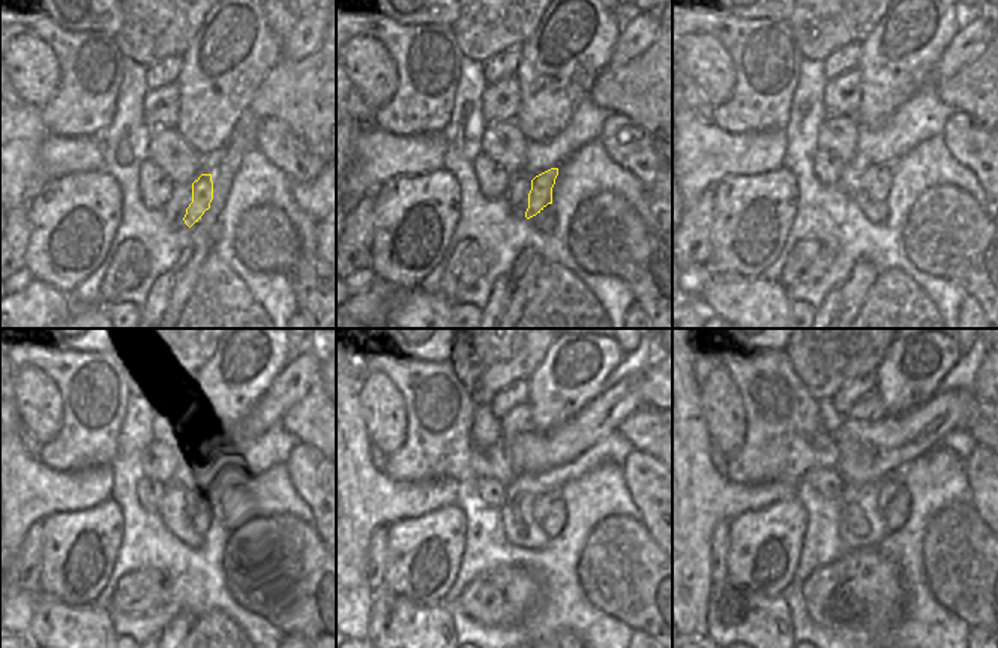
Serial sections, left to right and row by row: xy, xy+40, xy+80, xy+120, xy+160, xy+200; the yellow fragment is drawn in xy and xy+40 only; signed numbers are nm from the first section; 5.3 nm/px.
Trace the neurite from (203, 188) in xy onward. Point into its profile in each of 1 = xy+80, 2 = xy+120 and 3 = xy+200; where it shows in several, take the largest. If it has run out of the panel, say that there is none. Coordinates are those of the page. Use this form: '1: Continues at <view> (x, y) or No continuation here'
1: Continues at xy+80 (878, 192)
2: Continues at xy+120 (207, 528)
3: Continues at xy+200 (896, 512)

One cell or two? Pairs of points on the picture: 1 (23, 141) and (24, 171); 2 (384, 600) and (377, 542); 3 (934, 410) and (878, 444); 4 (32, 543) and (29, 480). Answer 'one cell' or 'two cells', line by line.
1: one cell
2: two cells
3: one cell
4: two cells

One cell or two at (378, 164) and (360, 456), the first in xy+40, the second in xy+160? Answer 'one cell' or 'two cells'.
one cell

